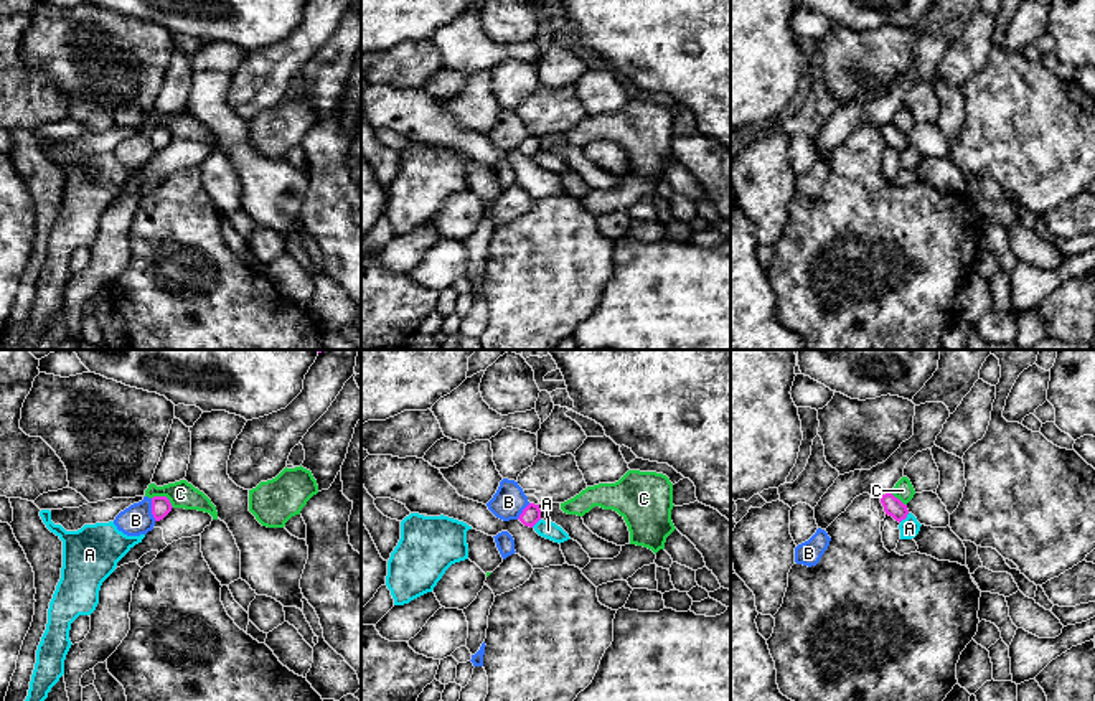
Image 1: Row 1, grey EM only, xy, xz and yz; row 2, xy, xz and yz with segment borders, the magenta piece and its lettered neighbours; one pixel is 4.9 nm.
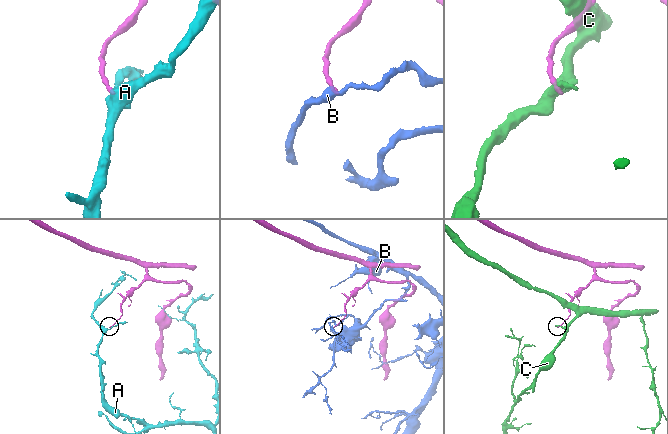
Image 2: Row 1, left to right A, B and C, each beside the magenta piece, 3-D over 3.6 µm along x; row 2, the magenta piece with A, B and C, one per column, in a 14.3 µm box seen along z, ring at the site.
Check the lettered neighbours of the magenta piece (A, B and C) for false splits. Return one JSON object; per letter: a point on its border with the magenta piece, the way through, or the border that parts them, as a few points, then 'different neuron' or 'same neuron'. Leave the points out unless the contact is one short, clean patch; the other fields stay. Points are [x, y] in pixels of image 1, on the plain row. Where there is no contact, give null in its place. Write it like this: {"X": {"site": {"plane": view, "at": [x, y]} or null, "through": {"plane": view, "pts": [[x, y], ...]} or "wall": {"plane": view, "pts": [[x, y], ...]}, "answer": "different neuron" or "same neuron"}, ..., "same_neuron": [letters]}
{"A": {"site": {"plane": "yz", "at": [904, 149]}, "wall": {"plane": "yz", "pts": [[909, 144], [899, 152]]}, "answer": "different neuron"}, "B": {"site": {"plane": "xy", "at": [152, 141]}, "wall": {"plane": "xy", "pts": [[150, 129], [150, 144], [155, 150]]}, "answer": "different neuron"}, "C": {"site": {"plane": "xy", "at": [164, 127]}, "answer": "different neuron"}, "same_neuron": []}

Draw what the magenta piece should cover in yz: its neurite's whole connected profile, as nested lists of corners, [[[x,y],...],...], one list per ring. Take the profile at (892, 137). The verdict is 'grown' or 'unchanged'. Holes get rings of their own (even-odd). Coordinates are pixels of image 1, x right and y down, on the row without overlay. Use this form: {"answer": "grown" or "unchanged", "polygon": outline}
{"answer": "unchanged", "polygon": [[[886,124],[881,127],[881,134],[884,137],[886,145],[892,147],[895,152],[902,152],[907,148],[909,140],[907,135],[904,135],[899,129],[895,129],[892,124]]]}

